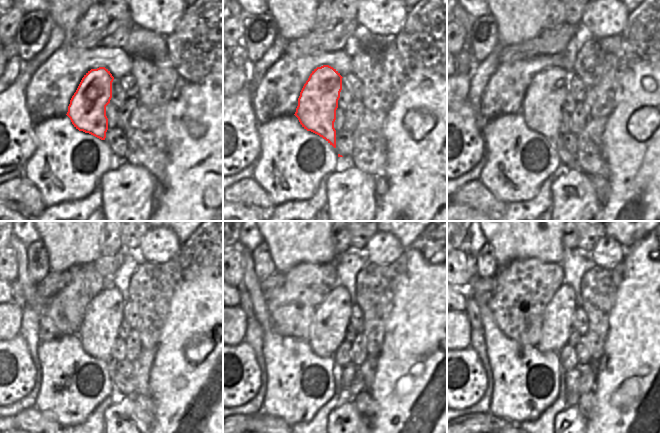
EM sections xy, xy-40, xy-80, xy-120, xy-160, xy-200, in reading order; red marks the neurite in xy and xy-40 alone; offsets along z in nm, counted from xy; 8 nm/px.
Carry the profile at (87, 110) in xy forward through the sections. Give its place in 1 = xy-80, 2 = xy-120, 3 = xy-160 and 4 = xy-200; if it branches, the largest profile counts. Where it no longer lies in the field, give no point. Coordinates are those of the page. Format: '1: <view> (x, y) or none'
1: xy-80 (542, 109)
2: xy-120 (99, 331)
3: xy-160 (328, 329)
4: xy-200 (557, 322)

